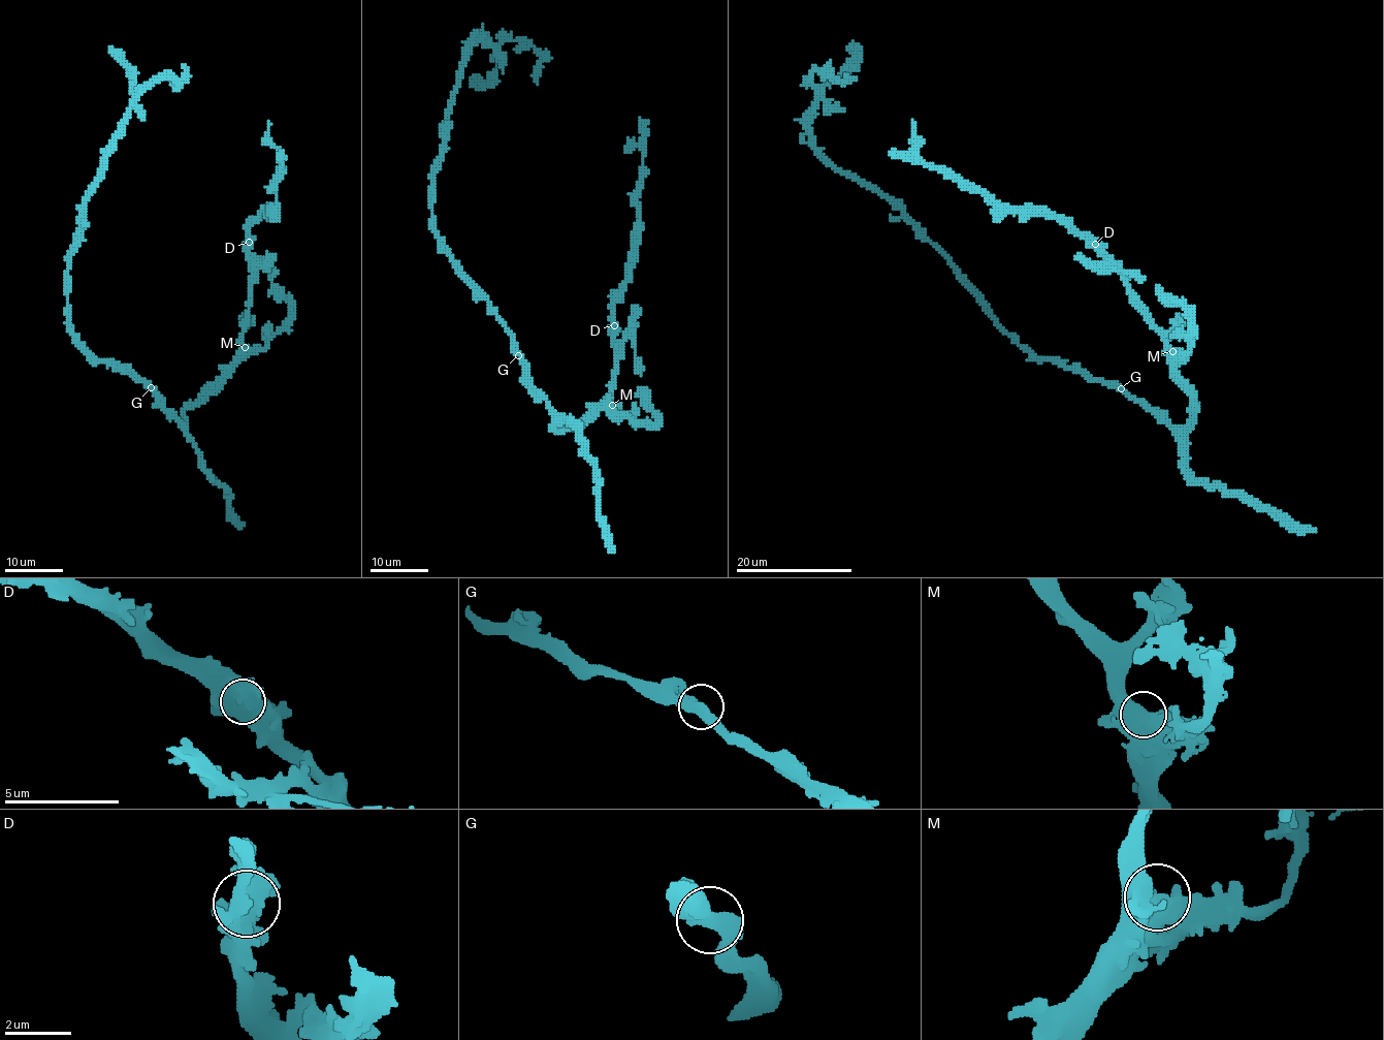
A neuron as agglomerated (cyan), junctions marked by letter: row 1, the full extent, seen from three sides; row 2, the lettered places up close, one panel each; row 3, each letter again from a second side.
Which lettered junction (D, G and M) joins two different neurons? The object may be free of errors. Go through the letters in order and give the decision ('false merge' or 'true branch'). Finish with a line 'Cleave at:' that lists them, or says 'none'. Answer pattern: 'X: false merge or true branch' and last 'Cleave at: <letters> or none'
D: true branch
G: true branch
M: true branch
Cleave at: none

